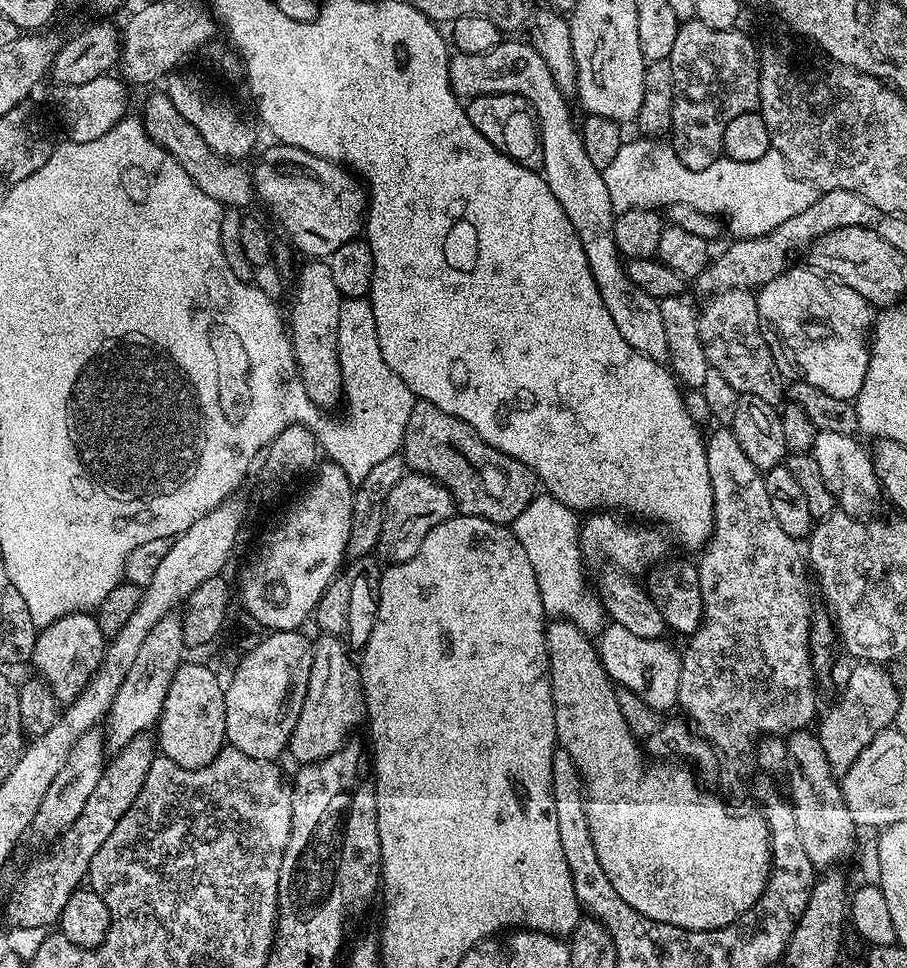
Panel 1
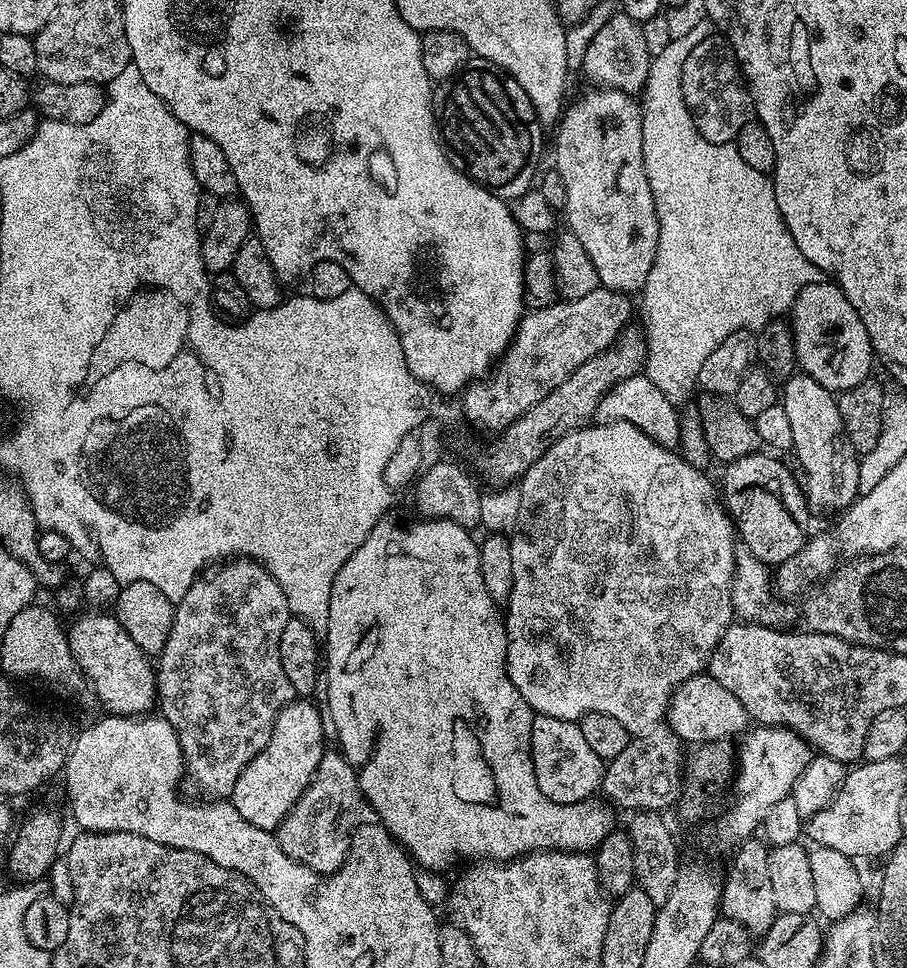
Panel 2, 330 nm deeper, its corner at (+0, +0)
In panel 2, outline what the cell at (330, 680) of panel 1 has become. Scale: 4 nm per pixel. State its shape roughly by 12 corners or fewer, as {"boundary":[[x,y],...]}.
{"boundary":[[325,750],[276,841],[315,872],[344,864],[360,777]]}

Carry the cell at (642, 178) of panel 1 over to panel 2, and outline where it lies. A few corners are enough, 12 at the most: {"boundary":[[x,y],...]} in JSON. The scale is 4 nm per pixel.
{"boundary":[[683,67],[639,101],[660,227],[643,375],[682,402],[730,334],[823,284],[765,173],[698,132]]}

